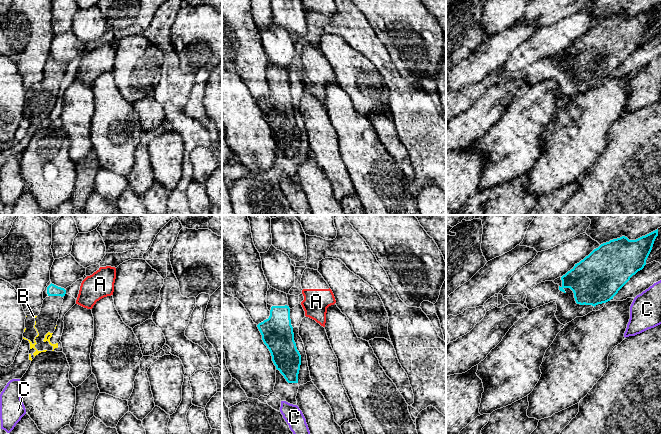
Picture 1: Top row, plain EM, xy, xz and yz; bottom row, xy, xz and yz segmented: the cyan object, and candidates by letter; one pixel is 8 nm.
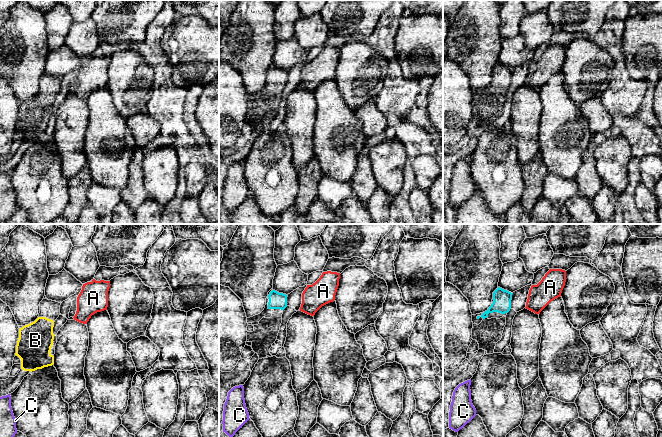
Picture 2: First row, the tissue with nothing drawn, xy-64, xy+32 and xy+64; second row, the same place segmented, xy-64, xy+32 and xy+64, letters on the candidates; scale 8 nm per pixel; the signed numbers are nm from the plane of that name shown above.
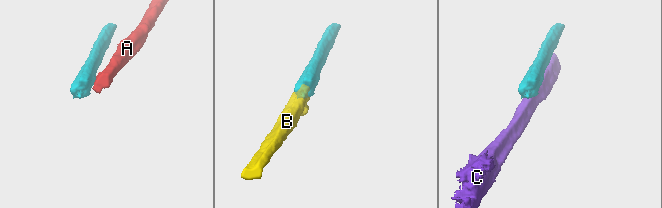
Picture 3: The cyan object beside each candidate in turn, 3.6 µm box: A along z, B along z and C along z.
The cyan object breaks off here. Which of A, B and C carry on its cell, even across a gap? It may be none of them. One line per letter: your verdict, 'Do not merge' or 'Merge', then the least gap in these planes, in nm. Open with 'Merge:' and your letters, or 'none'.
Merge: B
A: Do not merge. Distance 100 nm
B: Merge. Distance 190 nm
C: Do not merge. Distance 140 nm

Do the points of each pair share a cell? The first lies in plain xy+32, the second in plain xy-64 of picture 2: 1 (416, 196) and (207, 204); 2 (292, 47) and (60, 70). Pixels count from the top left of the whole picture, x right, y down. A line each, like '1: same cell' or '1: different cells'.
1: different cells
2: same cell

